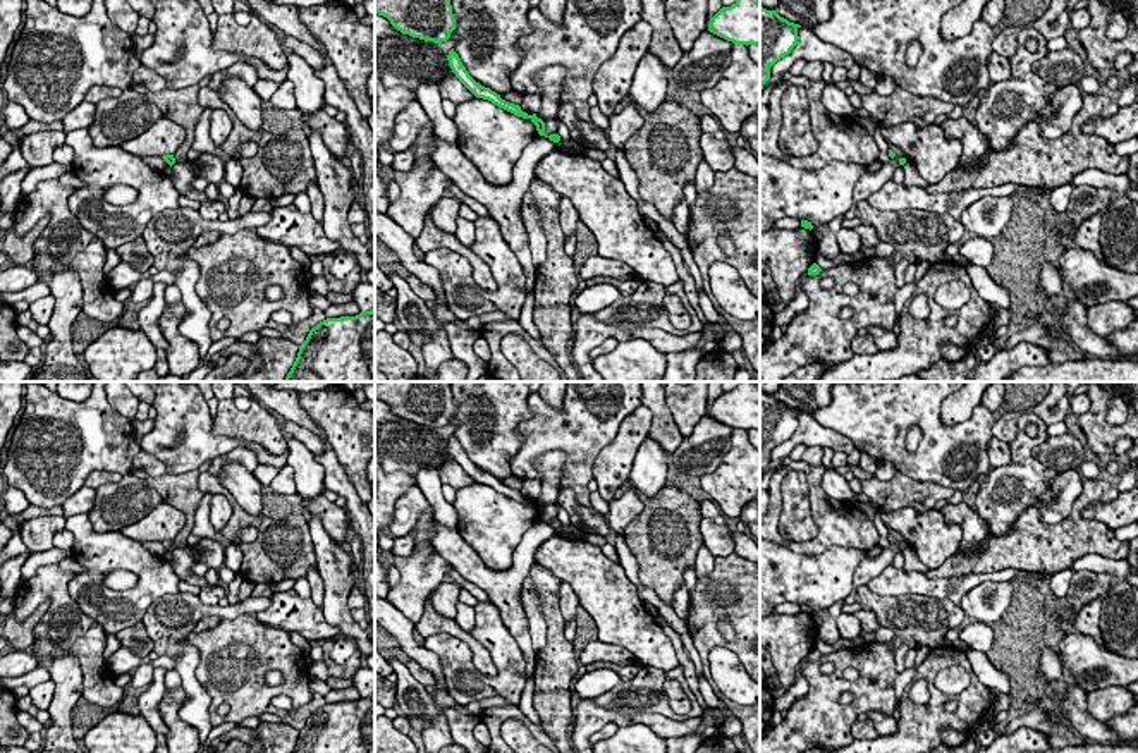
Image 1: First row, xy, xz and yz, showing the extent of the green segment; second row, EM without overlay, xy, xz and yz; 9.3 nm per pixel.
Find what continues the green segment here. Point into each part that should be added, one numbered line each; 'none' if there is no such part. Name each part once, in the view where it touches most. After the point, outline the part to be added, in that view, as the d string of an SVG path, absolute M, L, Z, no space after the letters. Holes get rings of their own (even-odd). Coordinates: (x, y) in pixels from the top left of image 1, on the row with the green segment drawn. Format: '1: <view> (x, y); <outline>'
none

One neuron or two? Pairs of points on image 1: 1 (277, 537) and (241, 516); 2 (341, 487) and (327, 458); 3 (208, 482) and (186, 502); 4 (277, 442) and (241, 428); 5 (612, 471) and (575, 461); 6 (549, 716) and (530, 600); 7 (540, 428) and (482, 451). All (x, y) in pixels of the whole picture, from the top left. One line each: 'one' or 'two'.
1: one
2: one
3: two
4: one
5: two
6: two
7: two

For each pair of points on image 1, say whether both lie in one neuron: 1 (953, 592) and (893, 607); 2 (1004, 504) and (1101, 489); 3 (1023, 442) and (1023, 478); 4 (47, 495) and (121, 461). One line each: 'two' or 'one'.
1: two
2: two
3: one
4: one

